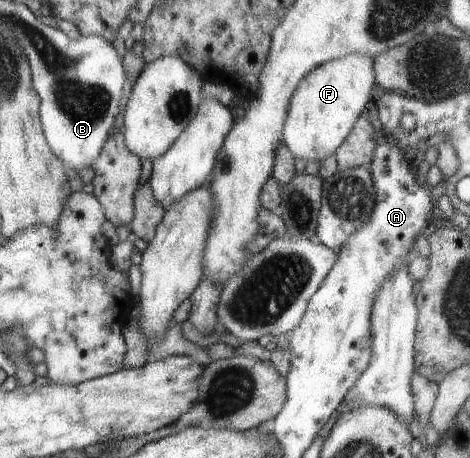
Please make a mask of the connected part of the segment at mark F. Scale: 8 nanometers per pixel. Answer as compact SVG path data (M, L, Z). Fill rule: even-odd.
M358 52L330 60L306 74L290 98L282 126L282 141L292 156L304 162L316 162L335 154L358 117L366 114L366 104L375 80L370 58Z

